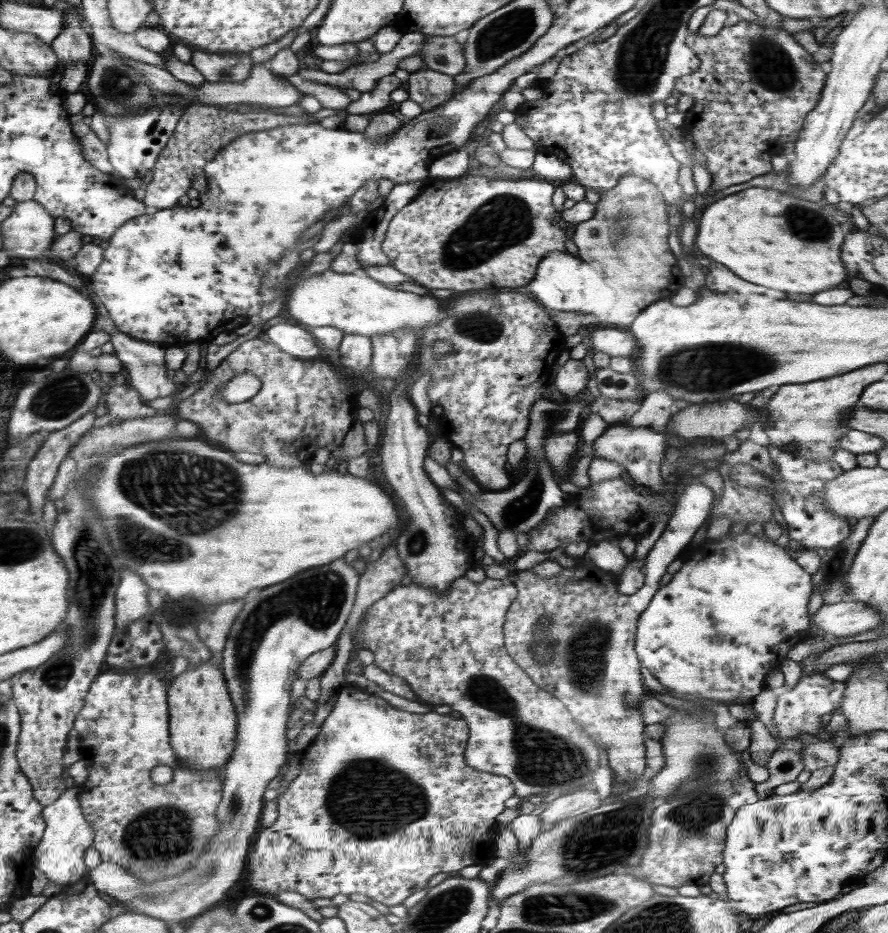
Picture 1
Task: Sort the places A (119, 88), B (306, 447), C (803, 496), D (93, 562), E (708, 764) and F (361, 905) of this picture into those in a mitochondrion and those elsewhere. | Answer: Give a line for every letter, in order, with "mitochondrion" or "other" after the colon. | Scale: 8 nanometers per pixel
A: mitochondrion
B: other
C: other
D: mitochondrion
E: mitochondrion
F: other

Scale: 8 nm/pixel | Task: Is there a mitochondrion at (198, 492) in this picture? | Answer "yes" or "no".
yes

